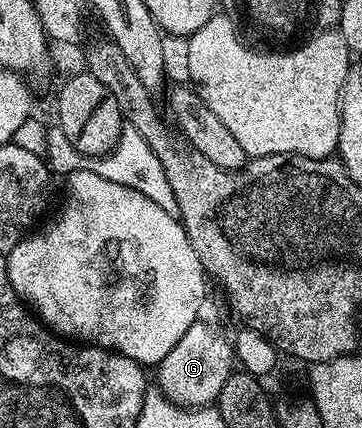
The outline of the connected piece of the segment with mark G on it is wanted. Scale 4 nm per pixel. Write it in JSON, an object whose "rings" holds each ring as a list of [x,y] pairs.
{"rings":[[[203,322],[189,325],[181,341],[177,341],[177,345],[173,345],[173,349],[169,349],[169,353],[165,353],[165,357],[157,364],[157,390],[178,407],[212,406],[237,363],[232,336],[226,335],[215,323]]]}

